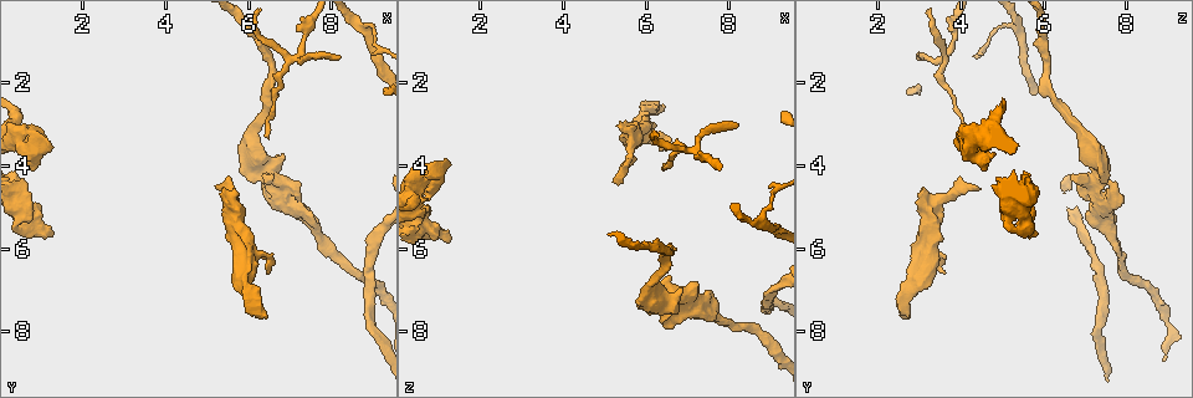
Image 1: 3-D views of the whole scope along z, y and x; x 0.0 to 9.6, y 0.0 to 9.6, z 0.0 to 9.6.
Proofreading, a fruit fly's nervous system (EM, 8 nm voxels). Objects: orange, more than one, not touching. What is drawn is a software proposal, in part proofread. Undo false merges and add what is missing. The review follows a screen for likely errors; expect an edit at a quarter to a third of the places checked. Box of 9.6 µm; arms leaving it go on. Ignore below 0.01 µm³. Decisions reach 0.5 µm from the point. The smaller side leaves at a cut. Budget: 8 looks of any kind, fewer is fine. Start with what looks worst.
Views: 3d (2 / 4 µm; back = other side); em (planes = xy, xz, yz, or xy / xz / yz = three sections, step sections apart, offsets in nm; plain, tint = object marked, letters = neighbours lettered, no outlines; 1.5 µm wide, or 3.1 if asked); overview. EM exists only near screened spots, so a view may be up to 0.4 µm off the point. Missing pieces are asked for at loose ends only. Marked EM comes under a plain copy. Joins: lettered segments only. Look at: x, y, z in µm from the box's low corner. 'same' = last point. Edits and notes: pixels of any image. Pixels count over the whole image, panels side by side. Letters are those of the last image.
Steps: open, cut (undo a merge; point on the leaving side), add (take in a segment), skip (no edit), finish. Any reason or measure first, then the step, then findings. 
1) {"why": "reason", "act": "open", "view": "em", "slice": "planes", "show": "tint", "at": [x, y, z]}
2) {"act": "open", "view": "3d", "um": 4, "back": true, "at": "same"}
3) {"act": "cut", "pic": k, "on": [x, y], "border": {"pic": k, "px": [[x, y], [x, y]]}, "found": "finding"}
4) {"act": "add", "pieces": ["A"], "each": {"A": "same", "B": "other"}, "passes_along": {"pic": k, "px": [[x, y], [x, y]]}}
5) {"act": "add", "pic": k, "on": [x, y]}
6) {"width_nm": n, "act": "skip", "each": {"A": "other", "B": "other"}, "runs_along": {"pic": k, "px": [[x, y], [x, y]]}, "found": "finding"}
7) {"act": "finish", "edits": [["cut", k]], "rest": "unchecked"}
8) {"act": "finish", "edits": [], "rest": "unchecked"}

{"act": "open", "view": "em", "slice": "planes", "show": "tint", "at": [5.35, 4.50, 3.05]}

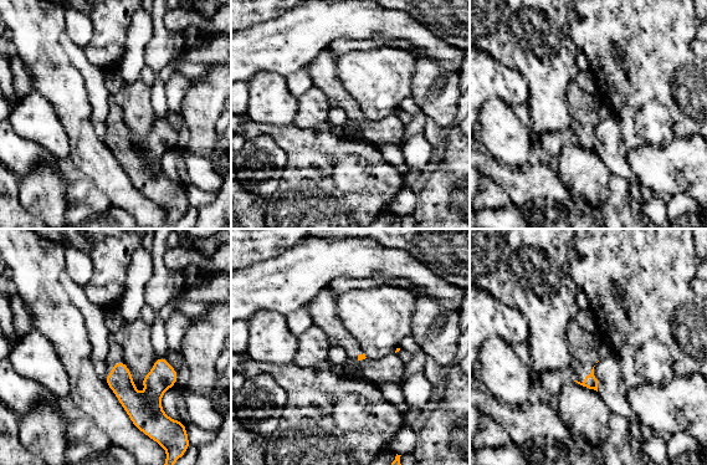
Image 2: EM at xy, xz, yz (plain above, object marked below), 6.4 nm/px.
{"why": "what lies round it", "act": "open", "view": "em", "slice": "planes", "show": "letters", "at": "same"}

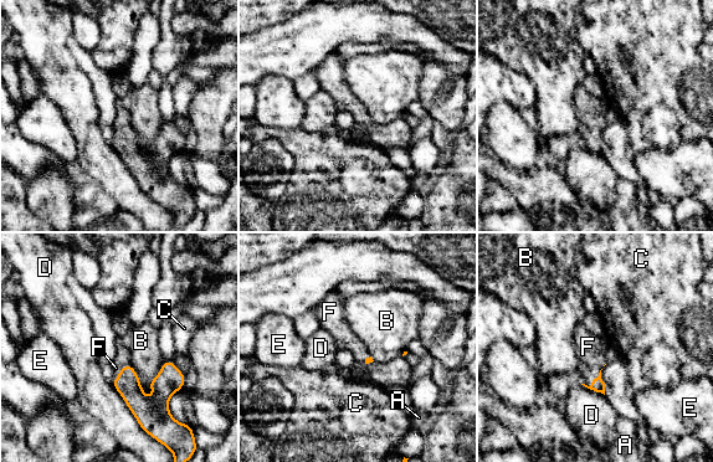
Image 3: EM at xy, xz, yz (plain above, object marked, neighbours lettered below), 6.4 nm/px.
{"act": "add", "pieces": ["F"], "each": {"A": "other", "B": "other", "C": "other", "D": "other", "E": "other", "F": "same"}, "found": "the neuron continues"}

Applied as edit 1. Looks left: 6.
{"act": "open", "view": "overview"}

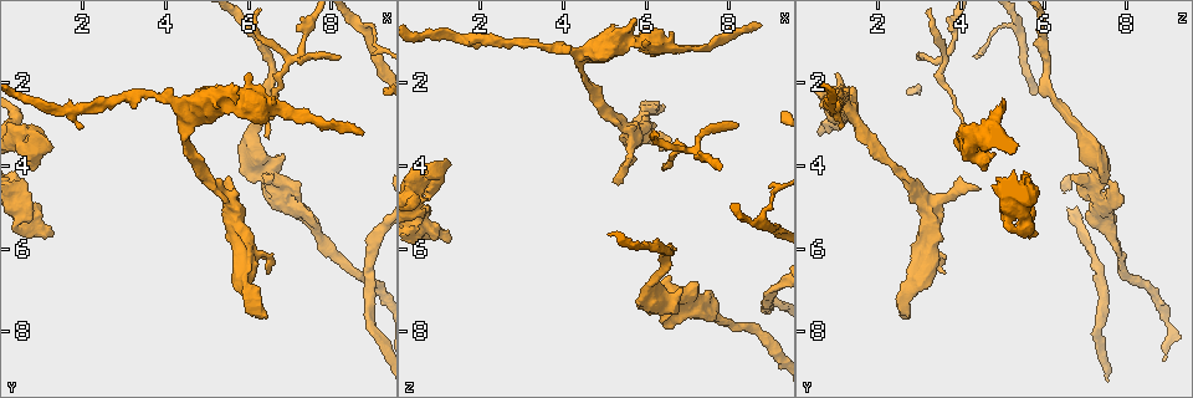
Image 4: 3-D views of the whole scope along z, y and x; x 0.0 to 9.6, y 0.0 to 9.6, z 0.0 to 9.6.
{"why": "branch stops here", "act": "open", "view": "3d", "um": 2, "at": [6.45, 6.55, 3.60]}

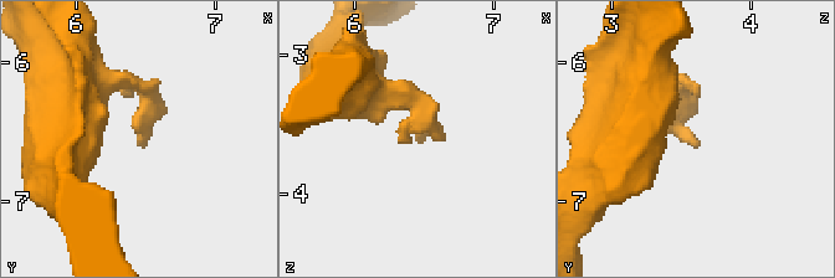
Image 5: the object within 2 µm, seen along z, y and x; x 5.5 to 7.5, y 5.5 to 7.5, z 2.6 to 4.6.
{"why": "need the tissue", "act": "open", "view": "em", "slice": "yz", "step": 4, "show": "letters", "at": [6.44, 6.60, 3.60]}

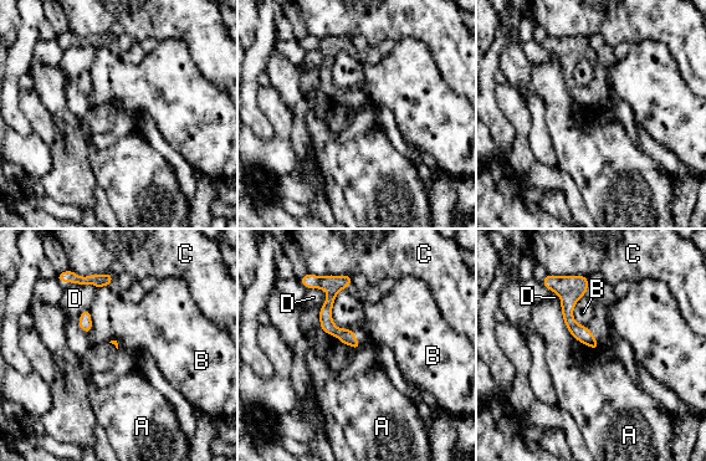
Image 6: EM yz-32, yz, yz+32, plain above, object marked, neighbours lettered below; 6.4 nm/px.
{"why": "cut it another way", "act": "open", "view": "em", "slice": "planes", "show": "letters", "at": "same"}

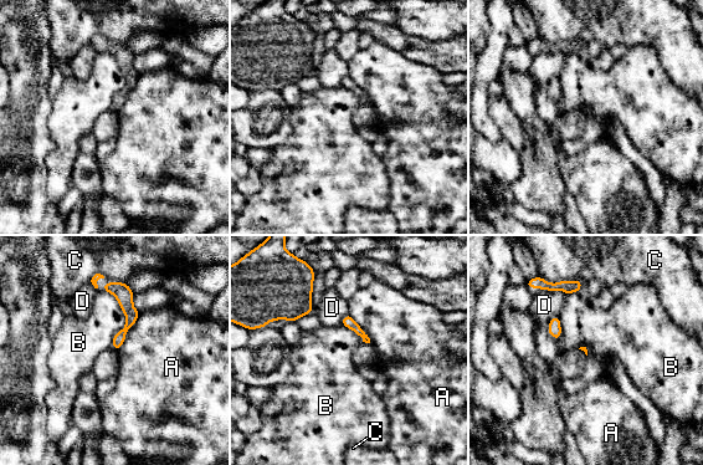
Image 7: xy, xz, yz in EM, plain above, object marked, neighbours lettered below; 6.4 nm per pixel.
{"longest_contact_nm": ["B", 380], "act": "skip", "each": {"A": "other", "B": "other", "C": "other", "D": "other"}, "runs_along": {"pic": 7, "px": [[122, 285], [129, 323], [114, 346]]}, "found": "none of them fits"}

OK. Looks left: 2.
{"why": "sharp bend", "act": "open", "view": "3d", "um": 4, "at": [0.85, 3.55, 4.25]}

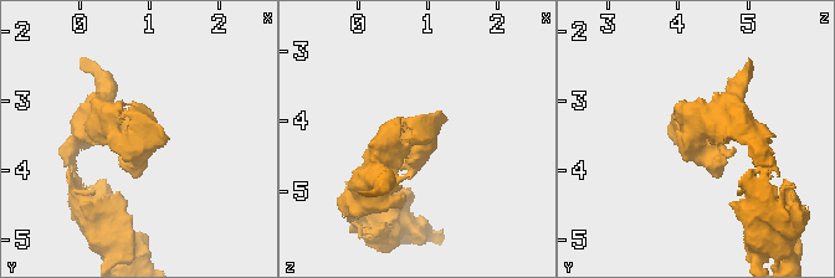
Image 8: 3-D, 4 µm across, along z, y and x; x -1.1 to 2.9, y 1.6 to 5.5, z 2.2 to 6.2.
{"act": "open", "view": "em", "slice": "planes", "show": "letters", "at": [0.80, 3.60, 4.25]}

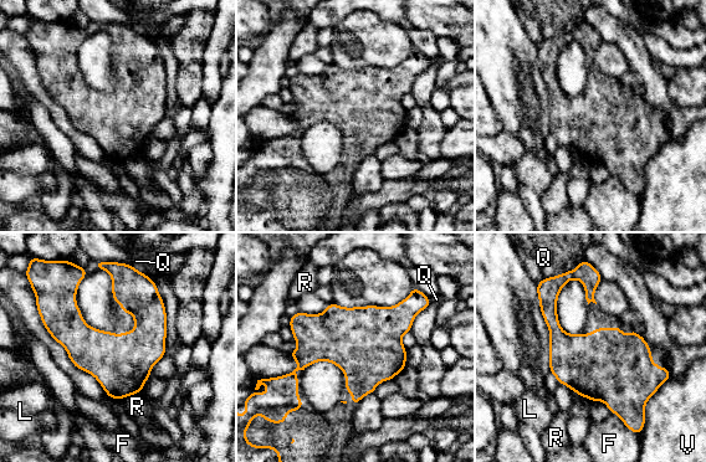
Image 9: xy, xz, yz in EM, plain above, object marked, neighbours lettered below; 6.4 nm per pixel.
{"width_nm": 380, "longest_contact_nm": ["V", 300], "act": "skip", "each": {"F": "other", "L": "other", "Q": "other", "R": "other", "V": "other"}, "found": "one neuron here"}

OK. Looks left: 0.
{"act": "finish", "edits": [["add", 3]], "rest": "unchecked"}

